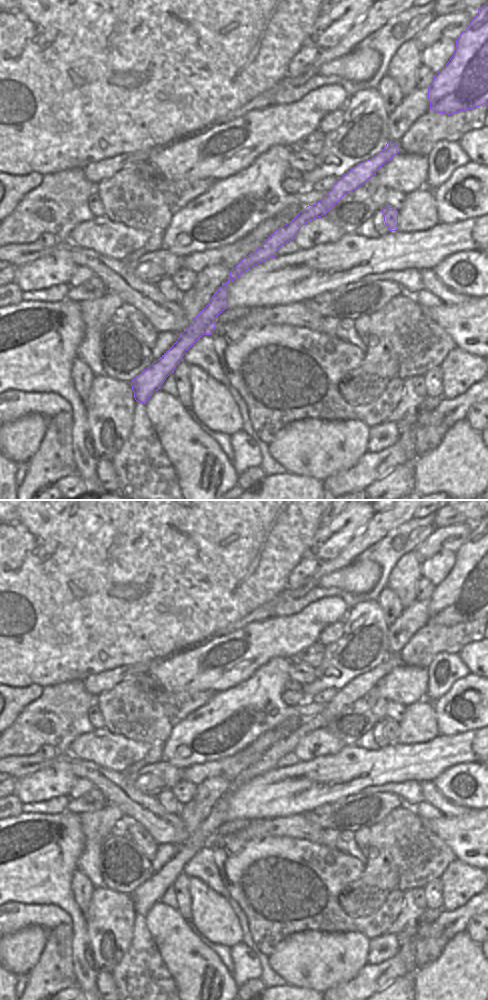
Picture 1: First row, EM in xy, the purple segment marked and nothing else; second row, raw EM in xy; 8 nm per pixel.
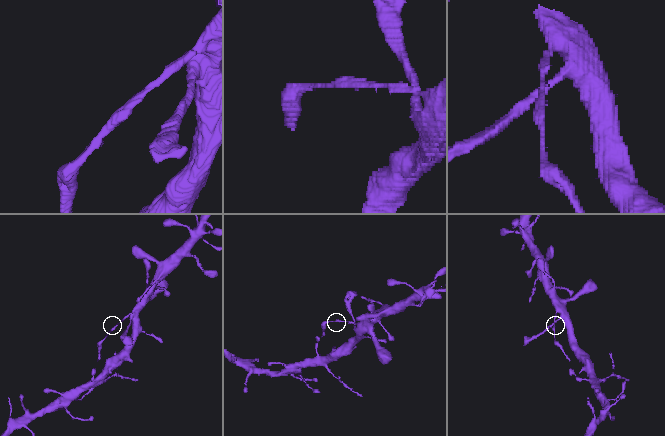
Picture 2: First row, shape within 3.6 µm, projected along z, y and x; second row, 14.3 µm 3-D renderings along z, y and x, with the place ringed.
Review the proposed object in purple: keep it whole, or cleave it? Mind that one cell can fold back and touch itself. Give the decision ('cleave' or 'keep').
cleave

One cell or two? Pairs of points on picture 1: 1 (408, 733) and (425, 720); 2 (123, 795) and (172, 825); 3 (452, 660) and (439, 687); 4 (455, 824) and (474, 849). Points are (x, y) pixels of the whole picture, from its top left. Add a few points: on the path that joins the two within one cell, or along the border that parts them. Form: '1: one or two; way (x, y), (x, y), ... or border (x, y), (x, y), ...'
1: one; way (412, 729), (421, 721)
2: one; way (135, 805), (146, 810), (160, 823)
3: one; way (453, 668), (457, 674), (447, 682)
4: one; way (461, 830), (474, 843)

